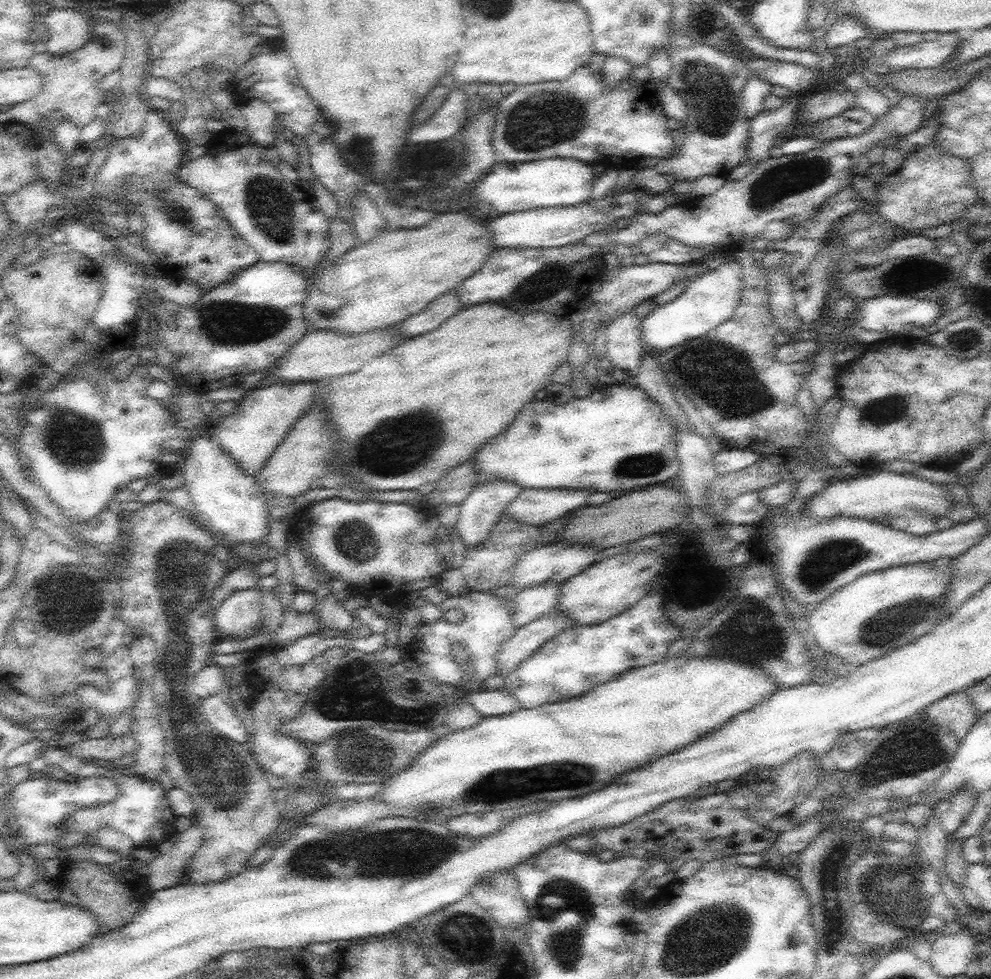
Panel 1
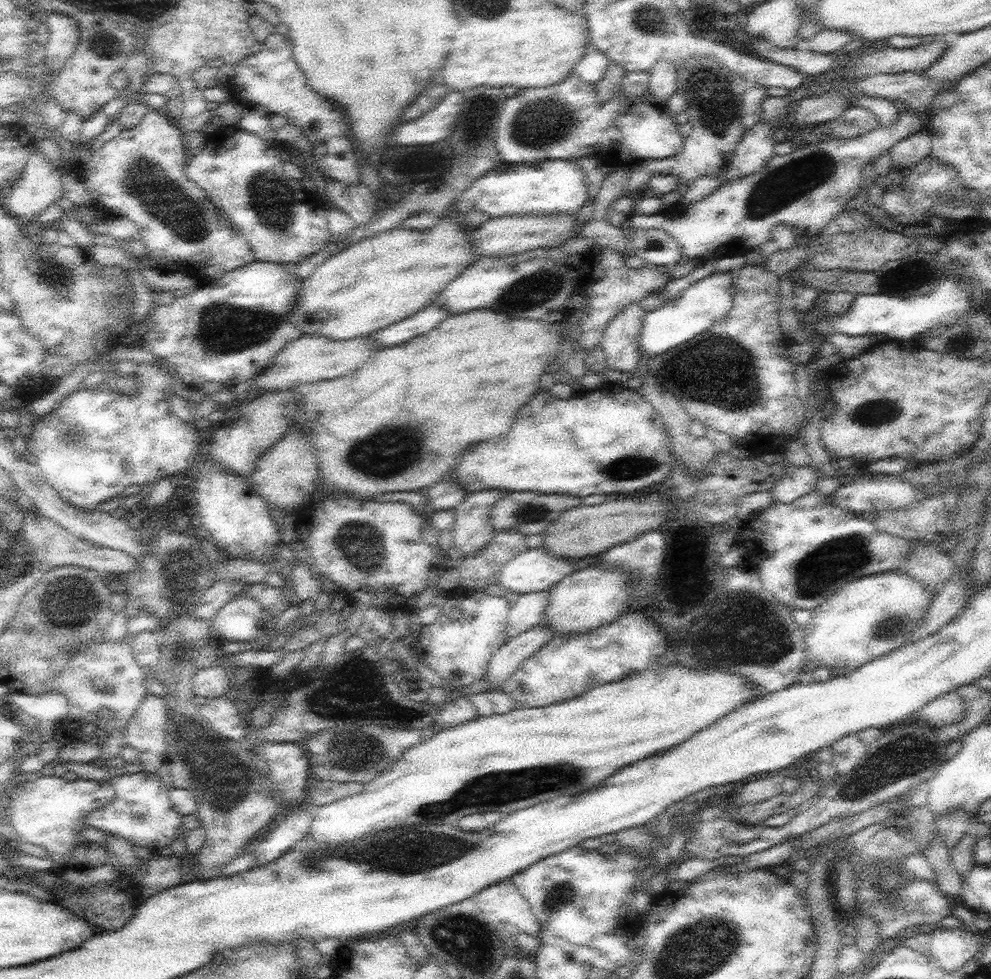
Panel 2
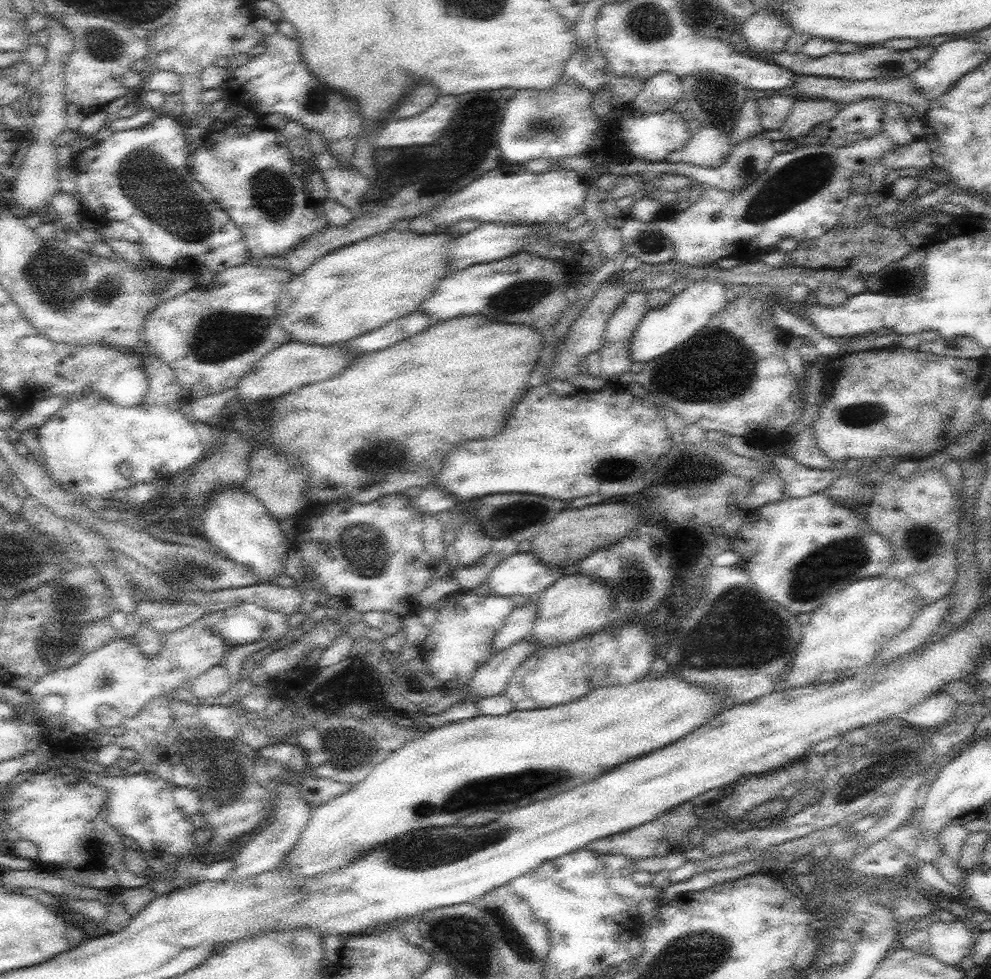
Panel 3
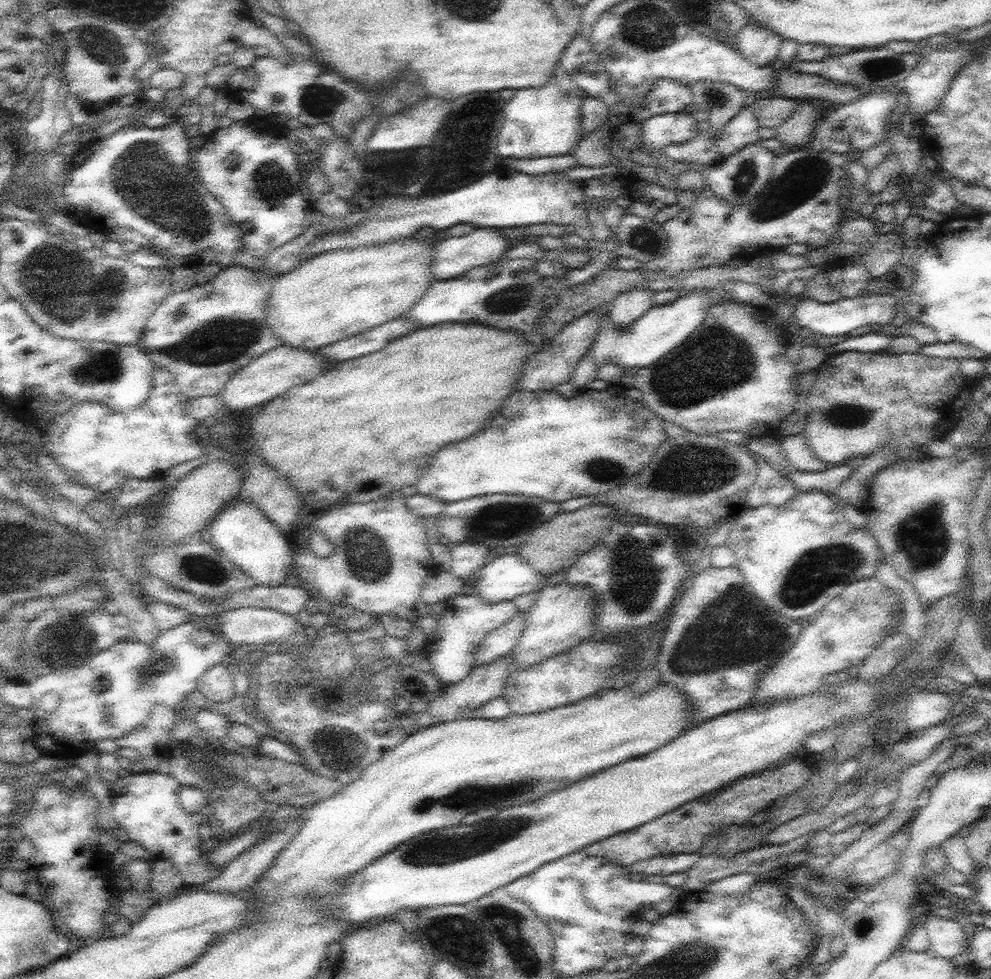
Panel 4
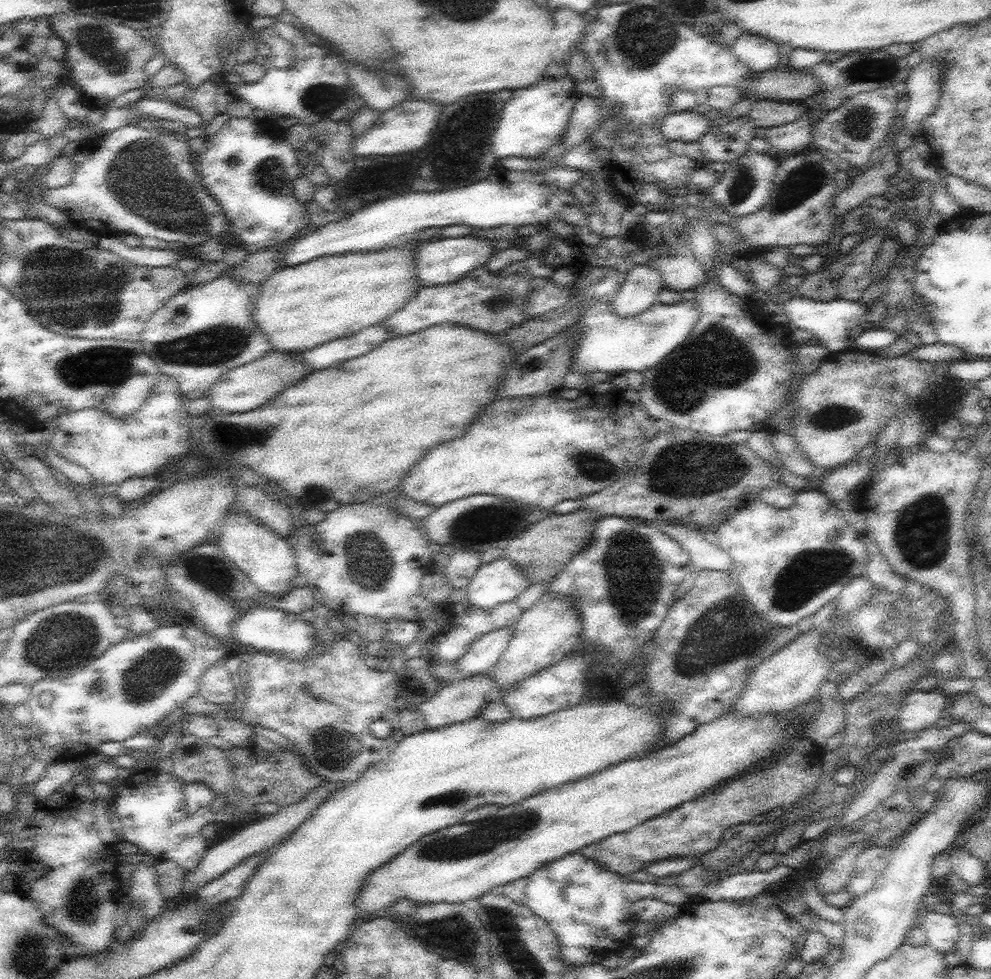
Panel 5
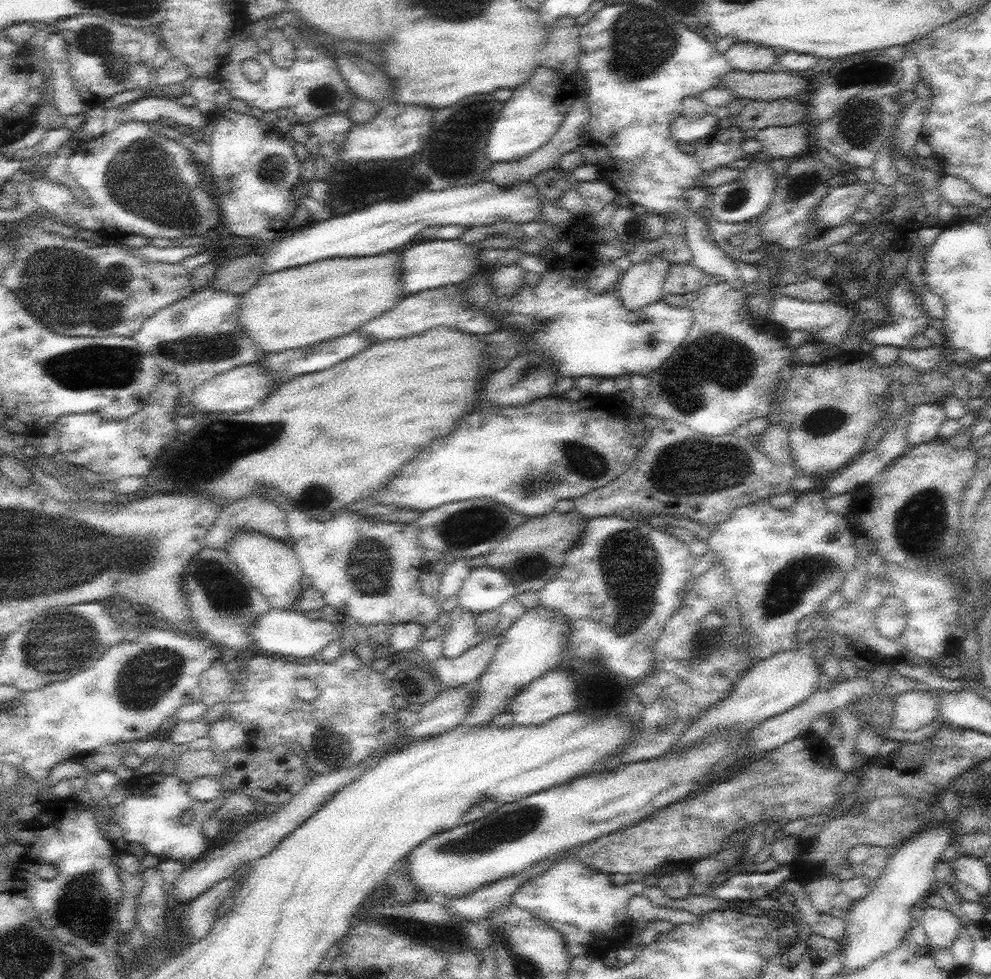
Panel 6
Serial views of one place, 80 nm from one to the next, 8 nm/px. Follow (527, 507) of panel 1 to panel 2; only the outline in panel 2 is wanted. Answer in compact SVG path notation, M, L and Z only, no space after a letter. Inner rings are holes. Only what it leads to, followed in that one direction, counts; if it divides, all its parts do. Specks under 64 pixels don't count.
M509 491L492 508L490 522L495 532L504 529L516 529L526 536L542 534L549 525L552 525L562 513L577 507L582 498L573 494L542 494L541 492L512 492Z

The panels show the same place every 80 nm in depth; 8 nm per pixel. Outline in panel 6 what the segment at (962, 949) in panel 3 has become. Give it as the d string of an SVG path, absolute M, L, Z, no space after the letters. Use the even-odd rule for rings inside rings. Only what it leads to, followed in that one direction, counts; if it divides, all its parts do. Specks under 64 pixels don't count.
M930 908L923 920L930 944L936 948L950 948L958 937L959 930L964 925L963 917L957 910Z

